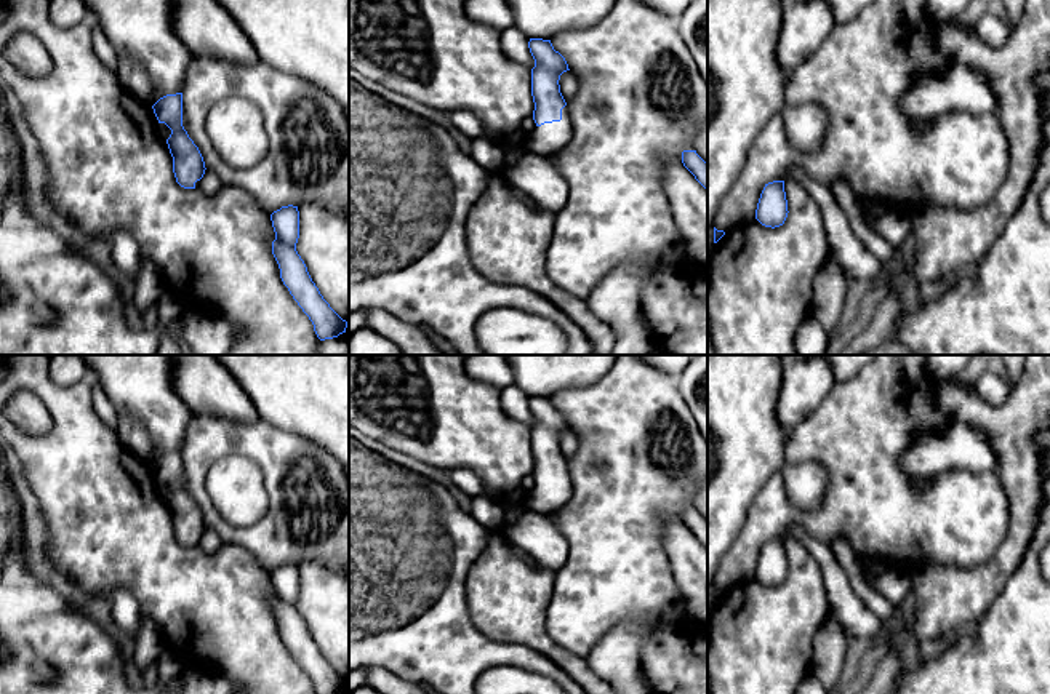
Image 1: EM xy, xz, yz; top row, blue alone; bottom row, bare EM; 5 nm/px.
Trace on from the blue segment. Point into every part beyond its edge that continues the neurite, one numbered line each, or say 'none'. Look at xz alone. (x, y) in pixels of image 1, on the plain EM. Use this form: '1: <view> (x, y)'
1: xz (546, 498)

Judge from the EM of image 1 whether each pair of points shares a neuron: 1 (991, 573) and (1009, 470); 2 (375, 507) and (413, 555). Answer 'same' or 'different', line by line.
1: same
2: same

